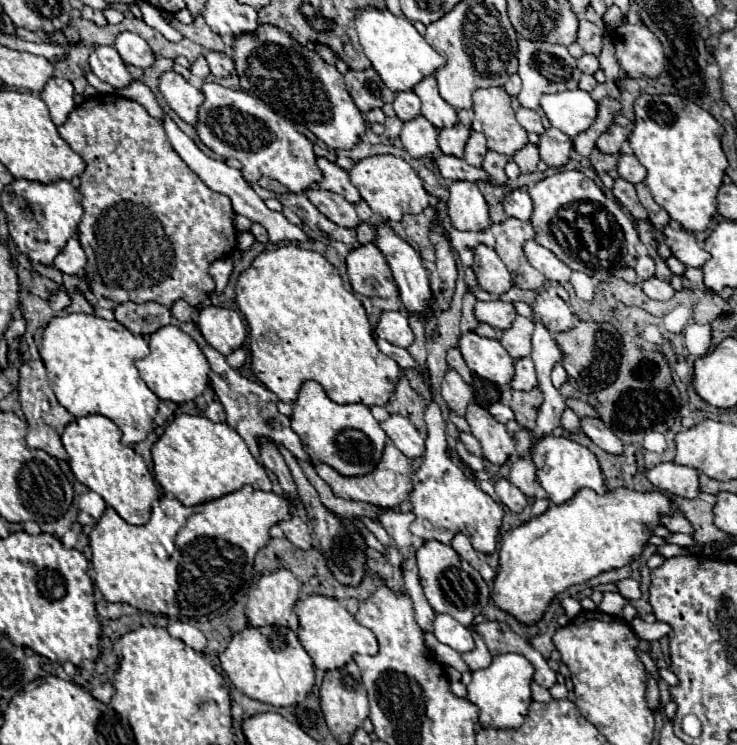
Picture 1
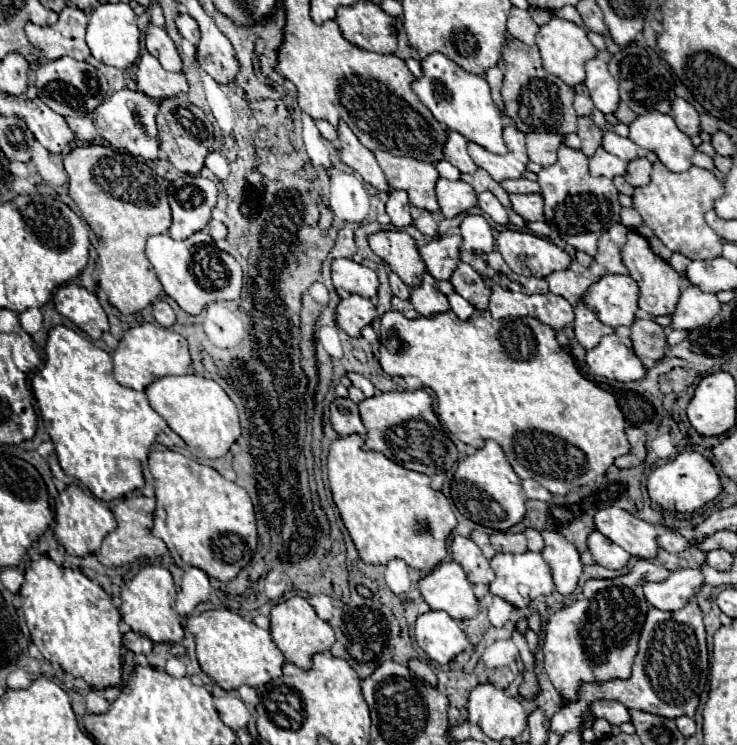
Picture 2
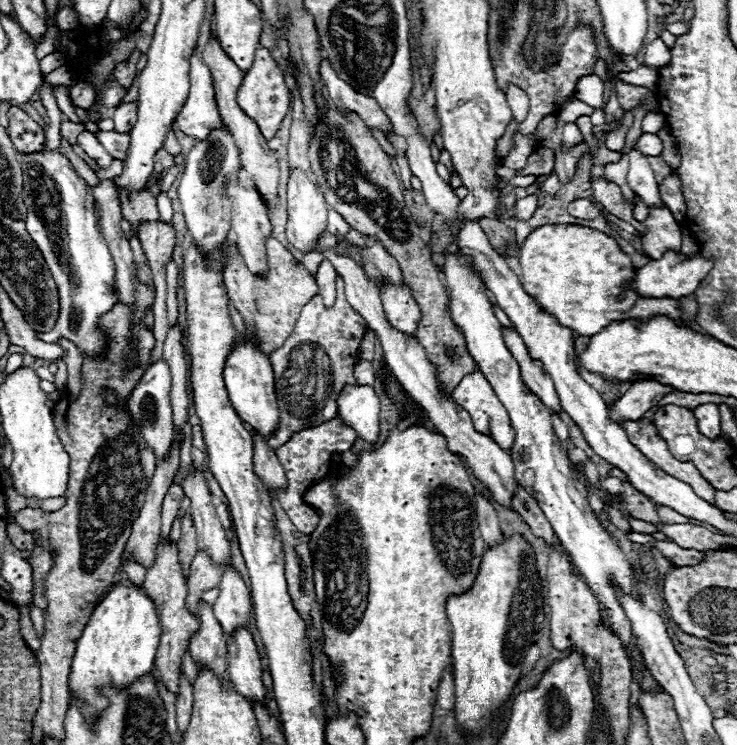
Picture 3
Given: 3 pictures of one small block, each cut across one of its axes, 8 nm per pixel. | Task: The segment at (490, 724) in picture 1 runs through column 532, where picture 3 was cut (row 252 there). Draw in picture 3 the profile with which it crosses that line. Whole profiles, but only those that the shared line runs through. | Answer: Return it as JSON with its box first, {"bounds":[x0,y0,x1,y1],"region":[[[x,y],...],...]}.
{"bounds":[624,252,712,300],"region":[[[666,252],[660,260],[650,260],[646,266],[636,270],[636,276],[624,284],[624,290],[634,290],[644,298],[674,298],[680,300],[688,294],[694,294],[698,284],[706,278],[708,270],[712,268],[712,260],[702,258],[702,254],[694,258],[684,258],[676,252]]]}

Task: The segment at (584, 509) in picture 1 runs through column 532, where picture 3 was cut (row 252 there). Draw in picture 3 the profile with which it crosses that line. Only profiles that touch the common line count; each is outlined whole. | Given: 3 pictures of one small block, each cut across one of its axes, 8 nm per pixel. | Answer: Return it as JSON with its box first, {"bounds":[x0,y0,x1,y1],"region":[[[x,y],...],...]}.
{"bounds":[518,224,686,336],"region":[[[546,224],[536,228],[518,248],[518,262],[520,262],[520,282],[524,292],[530,294],[544,312],[552,314],[562,326],[574,330],[580,336],[594,336],[602,332],[612,322],[624,322],[630,318],[648,320],[650,316],[668,316],[676,324],[684,326],[686,322],[680,320],[680,304],[672,298],[642,298],[636,292],[628,290],[624,300],[618,300],[622,292],[622,284],[628,282],[628,256],[618,248],[618,244],[592,228],[584,228],[578,224]]]}

